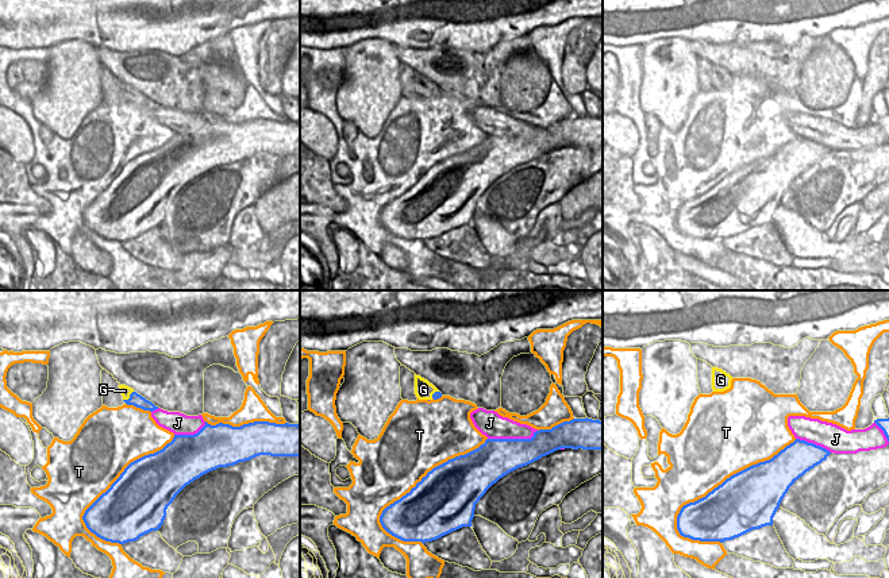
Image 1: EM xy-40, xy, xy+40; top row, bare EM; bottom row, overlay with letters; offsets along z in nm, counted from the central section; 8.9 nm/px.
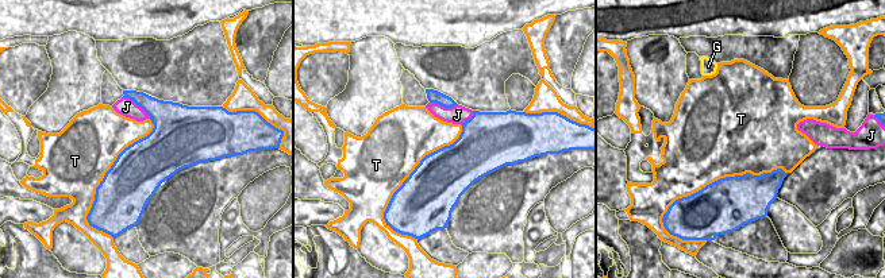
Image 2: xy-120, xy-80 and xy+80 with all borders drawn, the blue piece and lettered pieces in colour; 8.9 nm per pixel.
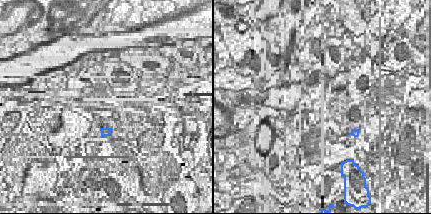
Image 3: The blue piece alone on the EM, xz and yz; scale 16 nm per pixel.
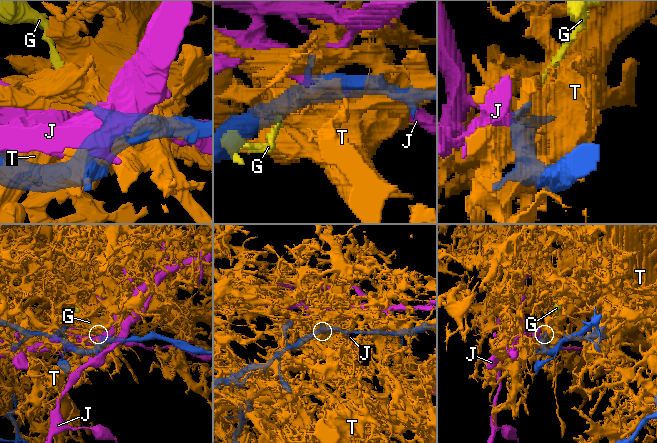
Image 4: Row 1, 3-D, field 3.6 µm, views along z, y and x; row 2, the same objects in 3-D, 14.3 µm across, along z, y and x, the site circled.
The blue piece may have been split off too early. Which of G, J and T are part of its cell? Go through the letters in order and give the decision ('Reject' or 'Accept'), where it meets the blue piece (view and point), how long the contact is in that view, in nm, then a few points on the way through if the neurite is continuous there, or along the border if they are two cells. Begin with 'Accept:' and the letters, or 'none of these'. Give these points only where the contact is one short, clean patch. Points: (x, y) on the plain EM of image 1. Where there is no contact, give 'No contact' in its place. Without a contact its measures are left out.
Accept: none of these
G: Reject. Touches blue at xy-40 (130, 95). Shared border 130 nm. Boundary: xy-40 (133, 88), (123, 97)
J: Reject. Touches blue at xy (512, 137). Shared border 460 nm
T: Reject. Touches blue at xy+40 (727, 176). Shared border 1350 nm.

